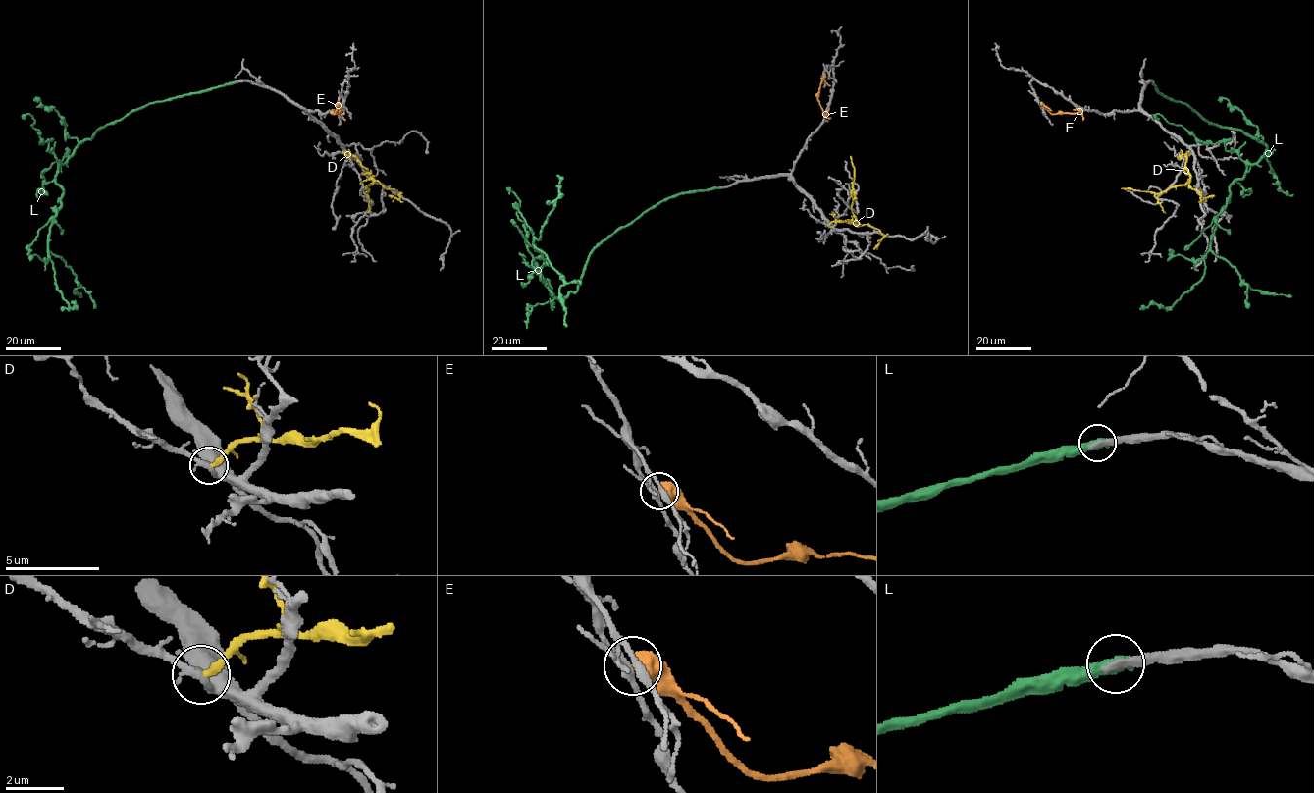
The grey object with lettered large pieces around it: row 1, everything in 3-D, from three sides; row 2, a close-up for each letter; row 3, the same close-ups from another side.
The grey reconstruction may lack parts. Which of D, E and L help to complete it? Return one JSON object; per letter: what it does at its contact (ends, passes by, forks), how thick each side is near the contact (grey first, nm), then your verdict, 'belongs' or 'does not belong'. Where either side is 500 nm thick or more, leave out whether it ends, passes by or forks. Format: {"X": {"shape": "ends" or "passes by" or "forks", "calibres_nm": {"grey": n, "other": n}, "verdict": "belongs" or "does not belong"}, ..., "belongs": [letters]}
{"D": {"shape": "ends", "calibres_nm": {"grey": 260, "other": 280}, "verdict": "does not belong"}, "E": {"calibres_nm": {"grey": 320, "other": 650}, "verdict": "does not belong"}, "L": {"shape": "ends", "calibres_nm": {"grey": 340, "other": 440}, "verdict": "does not belong"}, "belongs": []}

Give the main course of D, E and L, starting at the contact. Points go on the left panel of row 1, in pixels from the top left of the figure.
D: (342, 152), (352, 155), (368, 171), (373, 183), (366, 186), (366, 193), (369, 190), (365, 188)
E: (339, 103), (335, 114), (332, 113), (339, 112), (345, 120)
L: (235, 81), (133, 109), (84, 139), (59, 166), (55, 182), (63, 196), (48, 256), (57, 288), (73, 308)

